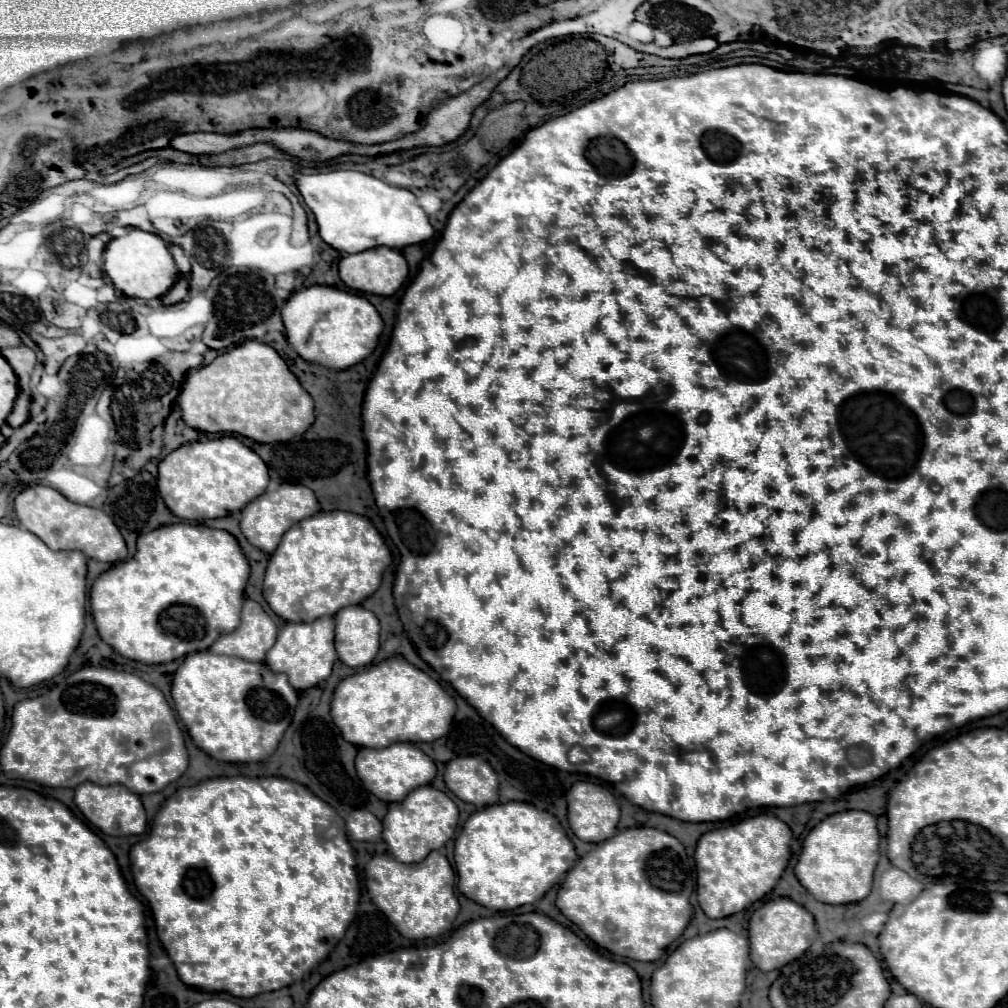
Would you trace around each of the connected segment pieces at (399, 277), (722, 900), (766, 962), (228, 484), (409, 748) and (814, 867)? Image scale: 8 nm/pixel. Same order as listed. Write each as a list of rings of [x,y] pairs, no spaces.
[[[375,247],[373,251],[361,251],[355,255],[345,255],[339,261],[341,281],[353,291],[371,293],[371,295],[383,295],[383,297],[393,295],[403,285],[407,273],[409,273],[409,267],[407,267],[405,257],[399,251],[389,249],[389,247]]]
[[[775,815],[747,817],[735,825],[703,833],[695,849],[697,901],[709,919],[723,919],[765,897],[789,863],[791,829]]]
[[[779,897],[761,905],[749,919],[749,943],[751,943],[751,961],[761,971],[779,969],[793,959],[799,959],[813,943],[817,935],[813,915],[799,903]]]
[[[235,437],[207,439],[181,445],[159,463],[157,489],[165,505],[181,519],[205,521],[241,511],[267,489],[269,471],[263,459]]]
[[[393,743],[385,749],[359,749],[355,759],[357,775],[367,791],[371,791],[375,797],[379,797],[385,803],[401,801],[405,795],[421,785],[429,785],[435,777],[435,763],[413,743]]]
[[[841,811],[823,819],[805,837],[799,861],[795,865],[795,877],[821,903],[855,903],[869,895],[877,859],[879,831],[875,817],[867,811]]]

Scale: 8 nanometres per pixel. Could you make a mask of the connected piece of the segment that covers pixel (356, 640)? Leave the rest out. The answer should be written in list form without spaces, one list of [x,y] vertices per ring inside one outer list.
[[[361,605],[335,613],[335,649],[339,659],[357,669],[373,661],[379,651],[379,621]]]

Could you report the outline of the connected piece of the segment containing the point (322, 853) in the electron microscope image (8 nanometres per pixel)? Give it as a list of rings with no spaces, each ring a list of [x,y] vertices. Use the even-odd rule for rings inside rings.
[[[217,777],[217,779],[207,779],[207,781],[201,781],[193,787],[181,787],[173,797],[169,797],[165,801],[165,805],[159,809],[159,813],[155,815],[155,831],[151,829],[151,835],[143,841],[139,841],[137,845],[133,845],[131,849],[131,871],[133,871],[133,879],[135,879],[135,885],[137,885],[137,891],[147,899],[153,917],[155,917],[155,925],[157,925],[157,935],[159,935],[159,941],[163,943],[167,955],[171,957],[175,969],[177,969],[177,975],[179,979],[193,987],[197,985],[197,989],[207,989],[207,991],[225,991],[225,993],[231,993],[235,997],[253,997],[253,995],[259,995],[259,993],[267,993],[267,991],[275,991],[275,989],[281,989],[281,987],[287,987],[295,981],[301,981],[303,975],[307,971],[311,971],[313,967],[317,967],[331,951],[333,947],[339,943],[339,939],[345,935],[349,923],[353,921],[355,917],[355,911],[357,911],[357,901],[359,901],[359,881],[357,881],[357,873],[355,873],[355,857],[353,857],[353,849],[347,841],[347,835],[345,835],[345,823],[343,819],[333,811],[333,807],[329,807],[325,801],[321,801],[317,795],[313,795],[305,785],[297,783],[297,781],[291,781],[291,779],[283,779],[283,777],[257,777],[257,779],[251,779],[251,777]]]

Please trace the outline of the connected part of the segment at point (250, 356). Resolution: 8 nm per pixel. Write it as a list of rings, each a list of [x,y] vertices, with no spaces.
[[[245,341],[219,355],[211,365],[189,371],[179,395],[183,421],[205,433],[237,433],[257,443],[289,441],[305,433],[313,421],[313,399],[289,371],[283,357],[269,345]]]

